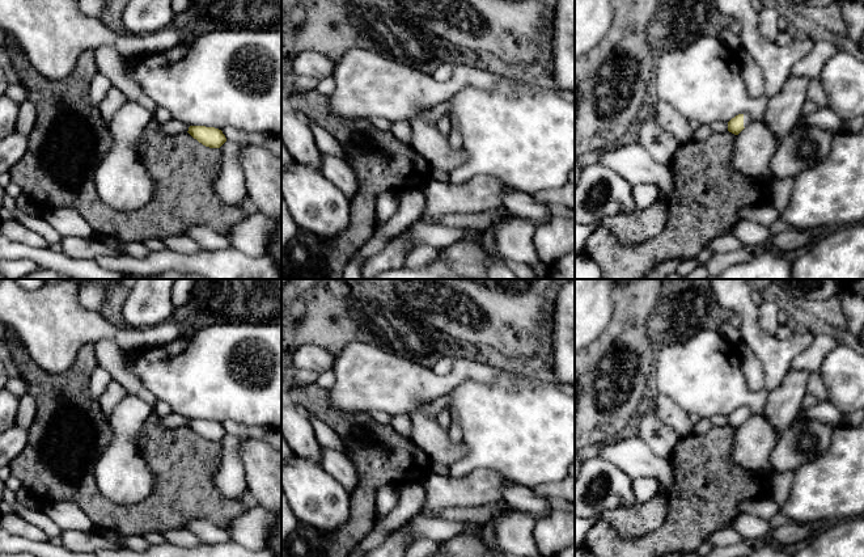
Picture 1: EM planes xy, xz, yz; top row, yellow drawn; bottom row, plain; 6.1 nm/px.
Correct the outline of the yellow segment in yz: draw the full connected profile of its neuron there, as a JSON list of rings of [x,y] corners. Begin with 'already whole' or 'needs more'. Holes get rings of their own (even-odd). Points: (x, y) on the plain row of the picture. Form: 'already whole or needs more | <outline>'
needs more | [[[738,408],[728,415],[728,425],[738,429],[751,414],[749,408]]]

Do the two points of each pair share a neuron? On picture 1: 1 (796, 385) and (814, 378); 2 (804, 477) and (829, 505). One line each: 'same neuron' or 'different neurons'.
1: different neurons
2: same neuron

